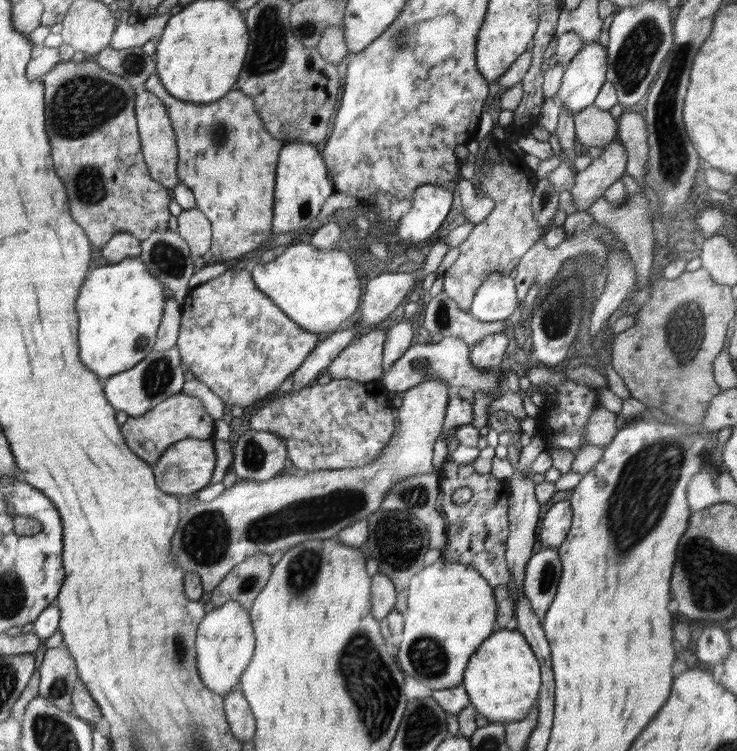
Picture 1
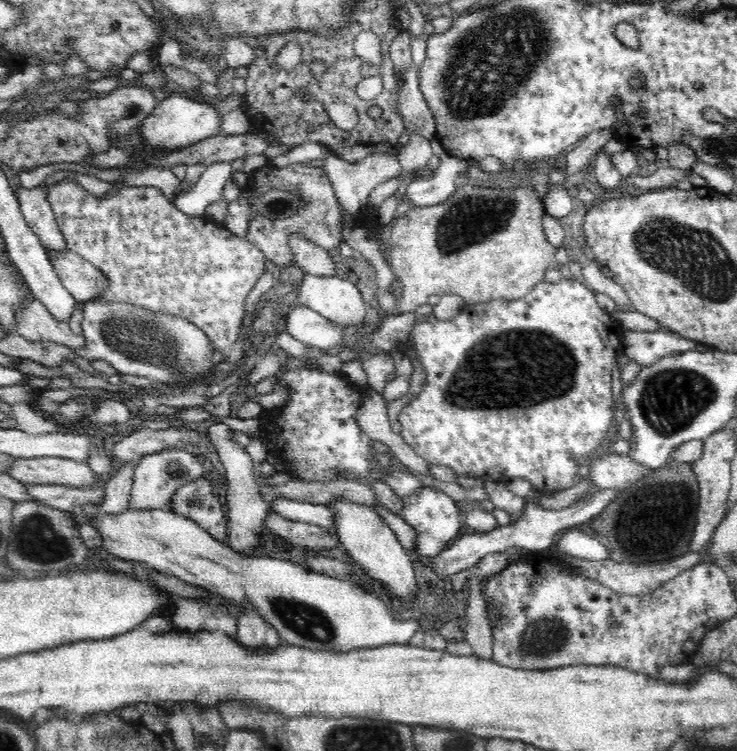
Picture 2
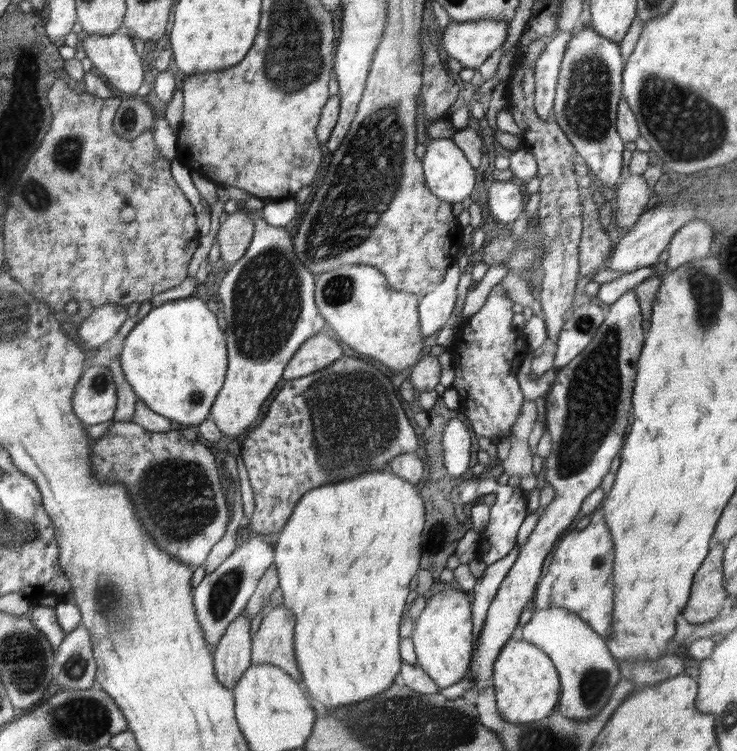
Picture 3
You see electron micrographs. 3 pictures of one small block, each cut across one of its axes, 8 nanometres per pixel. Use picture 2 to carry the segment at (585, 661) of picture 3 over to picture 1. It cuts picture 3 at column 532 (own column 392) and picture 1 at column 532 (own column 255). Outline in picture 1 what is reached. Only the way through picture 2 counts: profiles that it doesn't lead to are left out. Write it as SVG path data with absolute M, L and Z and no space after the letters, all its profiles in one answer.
M553 546L541 548L539 552L531 554L531 558L525 566L523 590L531 602L535 616L539 618L539 622L543 622L543 616L555 598L561 570L563 568L561 568L559 552Z

